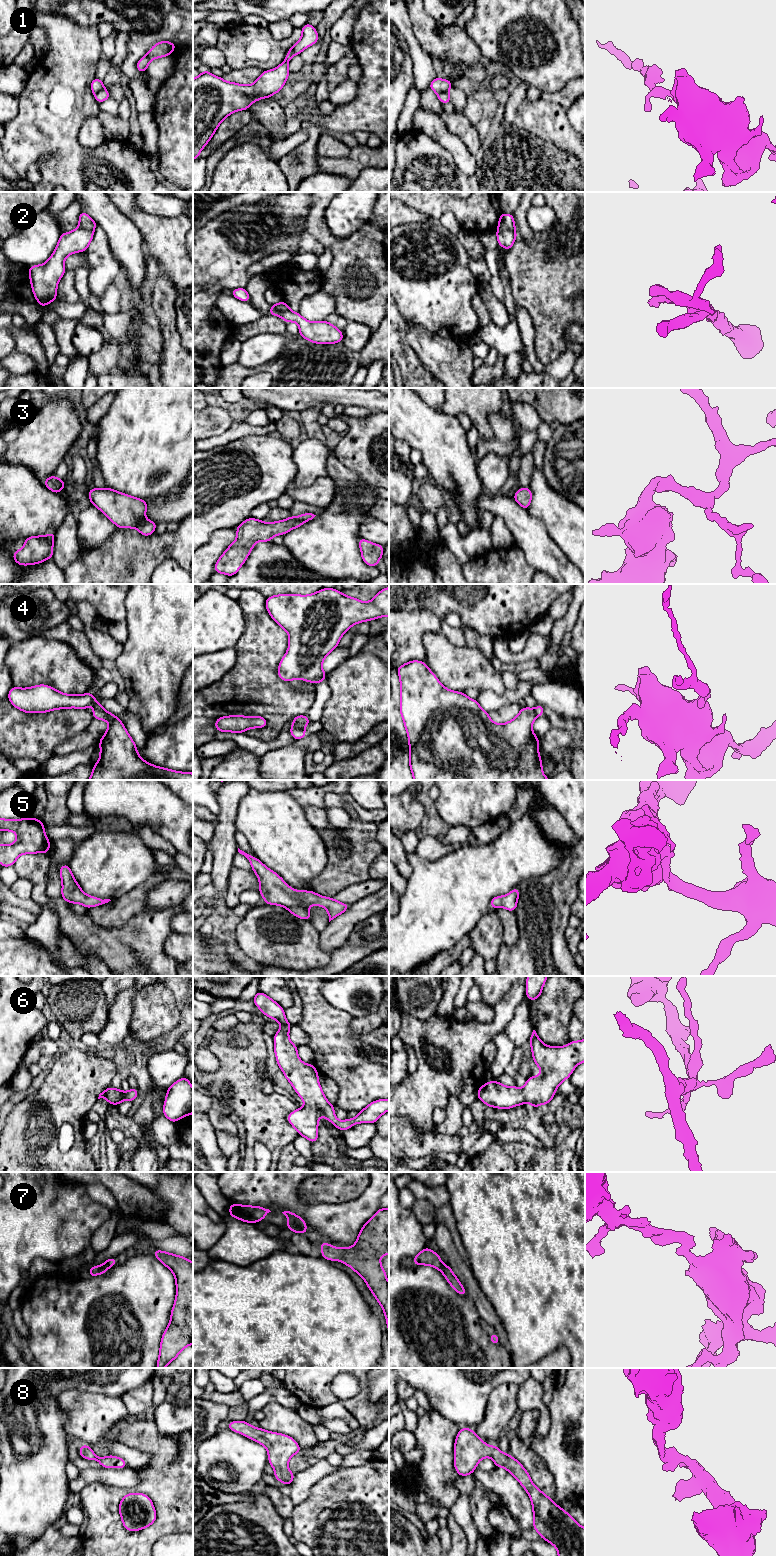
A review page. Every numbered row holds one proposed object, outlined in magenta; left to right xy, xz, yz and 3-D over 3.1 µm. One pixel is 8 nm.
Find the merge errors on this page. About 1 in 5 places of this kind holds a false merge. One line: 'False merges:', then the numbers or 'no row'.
False merges: 1, 2, 4

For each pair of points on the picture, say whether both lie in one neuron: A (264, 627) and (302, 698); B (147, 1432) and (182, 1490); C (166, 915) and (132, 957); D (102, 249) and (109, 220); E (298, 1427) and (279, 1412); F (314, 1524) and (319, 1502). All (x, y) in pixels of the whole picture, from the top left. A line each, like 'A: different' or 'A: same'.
A: same
B: same
C: same
D: different
E: same
F: same

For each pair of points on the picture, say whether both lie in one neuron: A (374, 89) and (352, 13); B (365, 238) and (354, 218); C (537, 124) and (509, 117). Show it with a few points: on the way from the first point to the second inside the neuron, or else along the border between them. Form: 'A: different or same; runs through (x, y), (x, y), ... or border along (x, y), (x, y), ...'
A: different; border along (361, 10), (354, 25), (349, 45)
B: different; border along (368, 221), (348, 237), (339, 239)
C: different; border along (525, 98), (517, 109), (513, 124)

